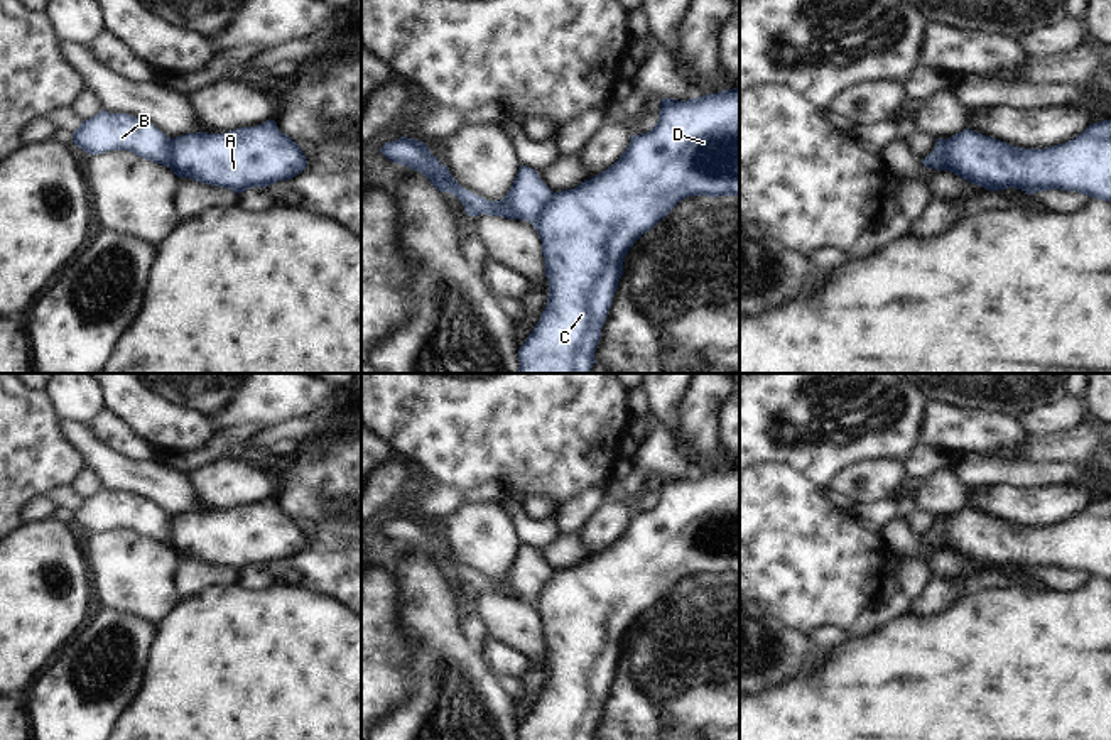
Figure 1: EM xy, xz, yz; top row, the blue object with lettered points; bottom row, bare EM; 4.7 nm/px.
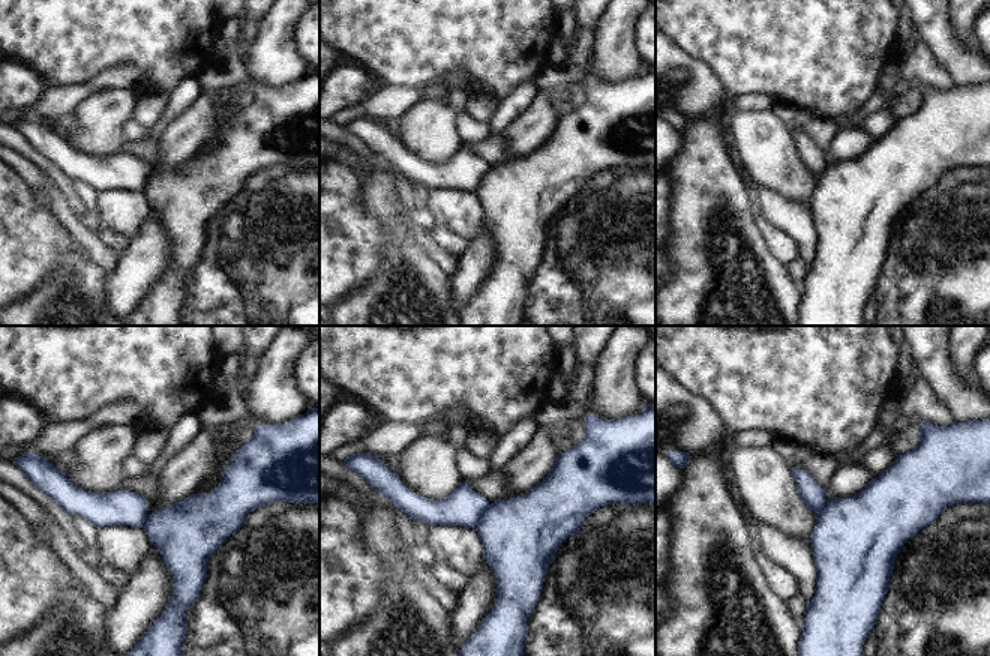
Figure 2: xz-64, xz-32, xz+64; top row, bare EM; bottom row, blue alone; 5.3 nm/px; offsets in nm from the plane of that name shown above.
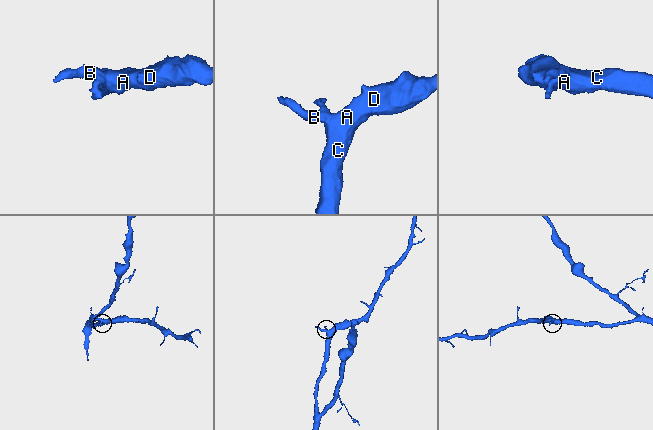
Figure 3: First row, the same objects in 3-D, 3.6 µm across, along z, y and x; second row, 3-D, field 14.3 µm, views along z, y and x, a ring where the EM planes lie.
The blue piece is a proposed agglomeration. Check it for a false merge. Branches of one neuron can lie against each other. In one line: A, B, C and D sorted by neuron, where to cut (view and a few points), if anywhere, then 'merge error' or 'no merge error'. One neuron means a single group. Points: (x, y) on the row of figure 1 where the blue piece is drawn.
groups A C D / B; cut xz (554, 193), (531, 222); merge error

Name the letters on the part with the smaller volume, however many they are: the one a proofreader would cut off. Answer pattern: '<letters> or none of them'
B.

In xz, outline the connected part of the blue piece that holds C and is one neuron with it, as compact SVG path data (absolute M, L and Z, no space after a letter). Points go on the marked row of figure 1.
M740 88L686 101L662 98L658 122L650 132L631 135L626 150L613 166L574 189L554 193L540 209L532 225L542 242L549 299L539 323L518 350L518 373L589 373L628 250L679 201L691 196L740 196Z

